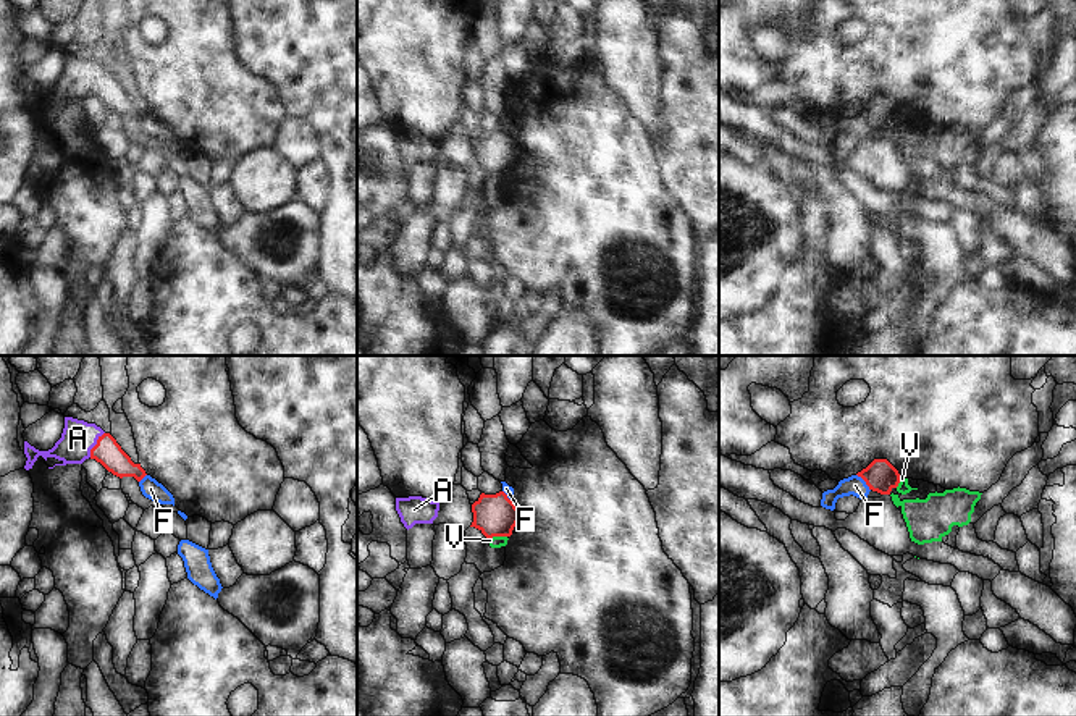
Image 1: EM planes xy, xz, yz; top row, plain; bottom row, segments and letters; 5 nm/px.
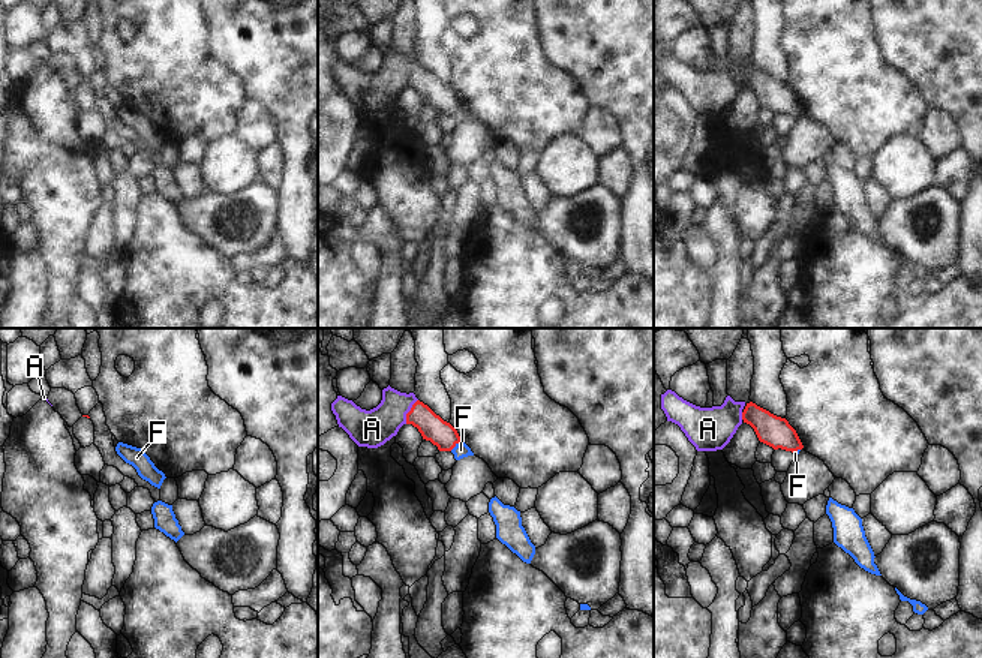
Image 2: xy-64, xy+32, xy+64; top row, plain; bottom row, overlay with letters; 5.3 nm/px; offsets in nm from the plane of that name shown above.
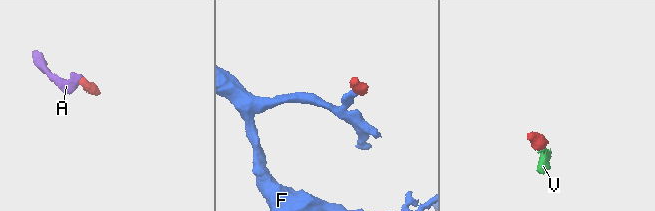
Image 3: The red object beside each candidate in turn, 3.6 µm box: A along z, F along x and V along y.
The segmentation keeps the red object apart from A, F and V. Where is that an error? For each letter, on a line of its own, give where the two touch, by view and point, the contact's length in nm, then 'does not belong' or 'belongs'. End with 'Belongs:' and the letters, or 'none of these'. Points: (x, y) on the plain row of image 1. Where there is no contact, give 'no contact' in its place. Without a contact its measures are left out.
A: xy (96, 83) | 150 nm | belongs
F: yz (865, 118) | 110 nm | does not belong
V: xz (496, 173) | 100 nm | belongs
Belongs: A, V

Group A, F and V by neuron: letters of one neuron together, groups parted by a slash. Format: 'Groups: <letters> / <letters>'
Groups: A V / F

